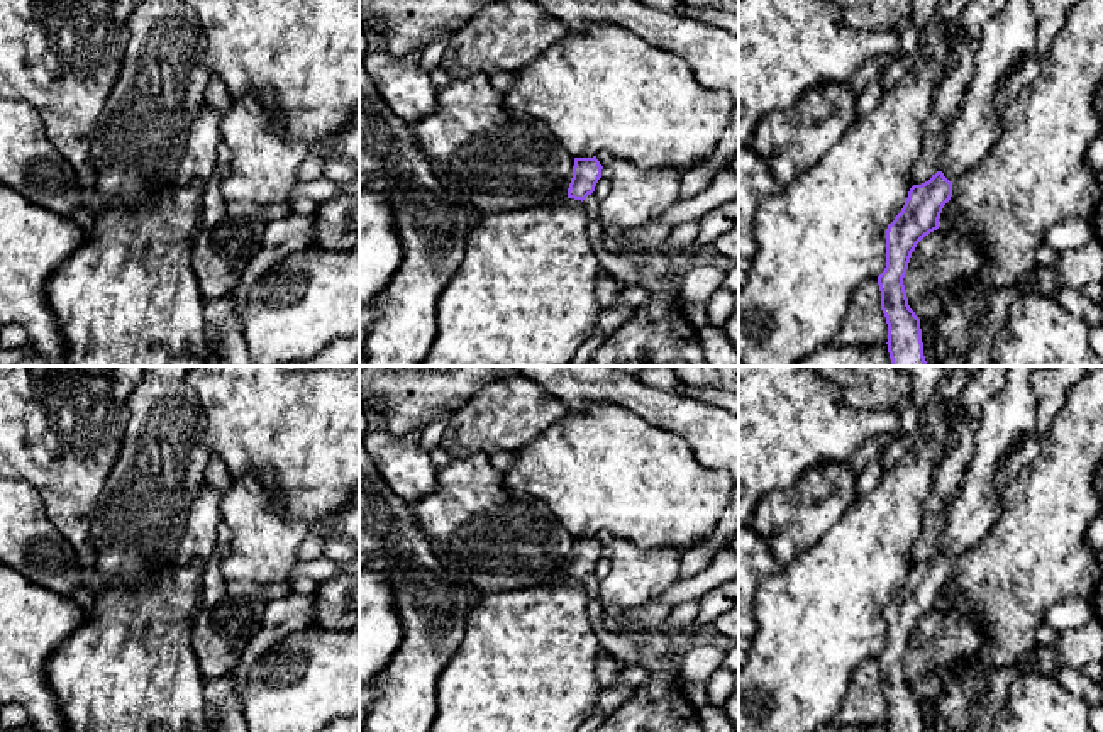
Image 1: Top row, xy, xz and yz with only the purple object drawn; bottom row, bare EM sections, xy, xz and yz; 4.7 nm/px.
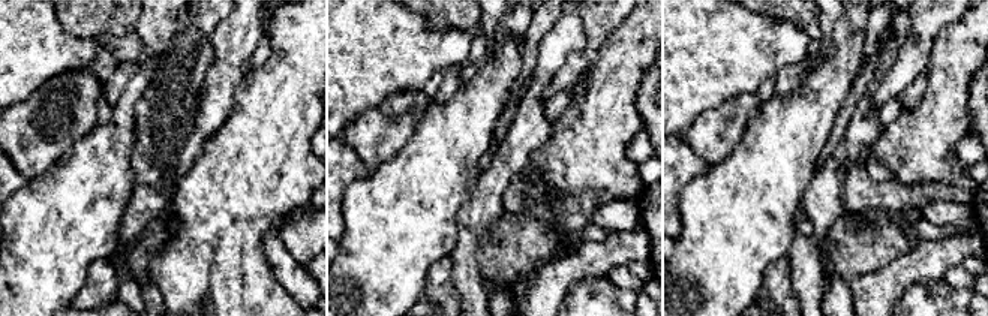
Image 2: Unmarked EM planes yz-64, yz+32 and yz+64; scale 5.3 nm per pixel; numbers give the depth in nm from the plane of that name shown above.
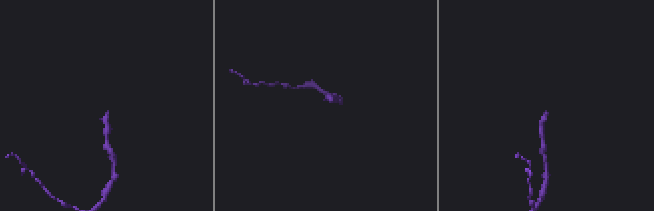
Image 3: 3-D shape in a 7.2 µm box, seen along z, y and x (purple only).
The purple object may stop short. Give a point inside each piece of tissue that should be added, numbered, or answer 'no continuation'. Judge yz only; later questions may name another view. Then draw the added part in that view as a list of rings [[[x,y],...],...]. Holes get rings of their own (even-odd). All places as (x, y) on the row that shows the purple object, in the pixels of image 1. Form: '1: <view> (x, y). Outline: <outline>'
1: yz (1012, 33). Outline: [[[1006,0],[983,25],[976,73],[962,98],[961,117],[947,136],[940,171],[949,181],[978,166],[1000,136],[1001,115],[996,93],[1008,83],[1012,66],[1028,54],[1037,39],[1037,20],[1030,0]]]

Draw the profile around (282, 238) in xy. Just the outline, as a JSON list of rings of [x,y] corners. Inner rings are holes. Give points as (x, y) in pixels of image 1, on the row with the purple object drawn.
[[[293,214],[290,217],[266,224],[261,247],[246,264],[237,285],[227,291],[236,307],[237,317],[241,319],[251,288],[264,273],[268,273],[274,264],[281,263],[288,256],[312,246],[317,246],[313,217]]]

